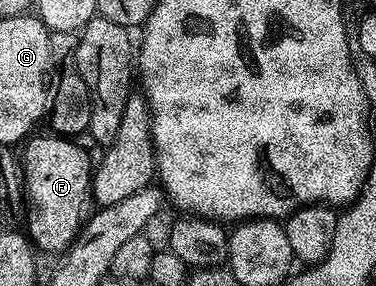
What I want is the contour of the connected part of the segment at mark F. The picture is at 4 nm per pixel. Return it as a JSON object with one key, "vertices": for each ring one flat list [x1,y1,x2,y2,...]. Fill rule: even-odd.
{"vertices":[[54,133,36,134,26,140,21,151,21,174,25,188,25,203,29,210,25,215,25,231,32,244,43,253,63,253,74,243,85,222,83,210,87,207,87,199,92,198,91,181,93,178,93,159,87,156,83,147,78,147,76,140]]}

